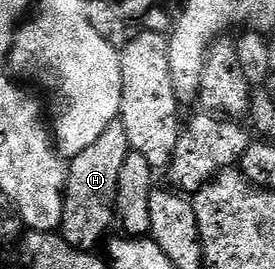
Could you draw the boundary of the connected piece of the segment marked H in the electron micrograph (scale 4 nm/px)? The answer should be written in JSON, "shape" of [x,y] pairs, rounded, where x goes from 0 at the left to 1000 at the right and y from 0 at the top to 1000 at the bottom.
{"shape":[[[425,450],[396,465],[385,494],[371,494],[371,509],[342,524],[342,539],[258,580],[247,606],[247,703],[211,859],[269,926],[345,937],[349,914],[396,885],[393,855],[422,829],[429,654],[469,558],[458,480]]]}

